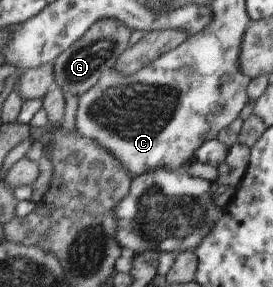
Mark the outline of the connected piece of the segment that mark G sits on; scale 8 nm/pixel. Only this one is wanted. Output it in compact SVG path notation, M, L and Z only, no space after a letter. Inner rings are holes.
M105 18L97 21L83 37L74 42L54 63L55 85L64 92L66 107L62 118L61 129L65 132L75 131L75 114L80 98L95 86L100 78L113 69L116 62L123 56L129 46L129 38L135 30L117 18Z

